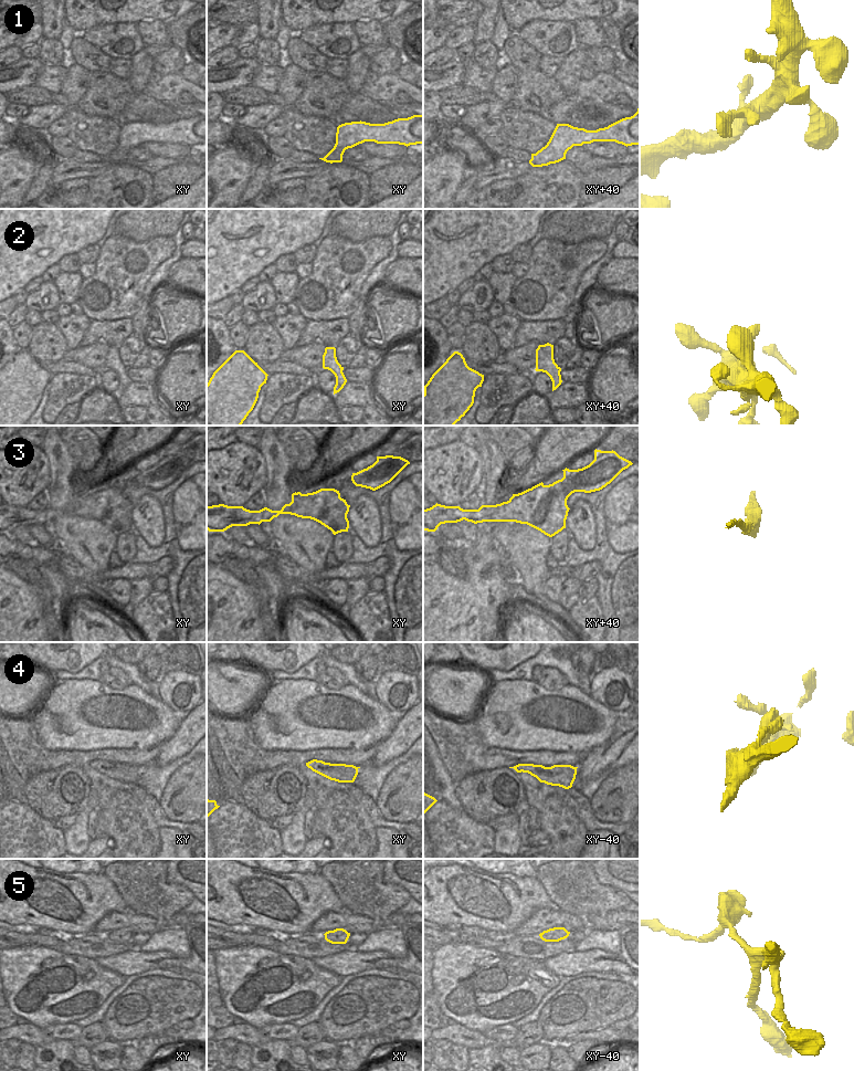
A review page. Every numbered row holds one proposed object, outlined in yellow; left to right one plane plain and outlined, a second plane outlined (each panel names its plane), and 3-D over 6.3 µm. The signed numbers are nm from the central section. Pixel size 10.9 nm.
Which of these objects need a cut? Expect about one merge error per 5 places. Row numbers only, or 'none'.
none

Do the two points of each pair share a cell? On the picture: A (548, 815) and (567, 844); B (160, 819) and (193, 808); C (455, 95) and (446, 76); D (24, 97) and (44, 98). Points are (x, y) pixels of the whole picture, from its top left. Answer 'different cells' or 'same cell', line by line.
A: same cell
B: different cells
C: different cells
D: same cell

